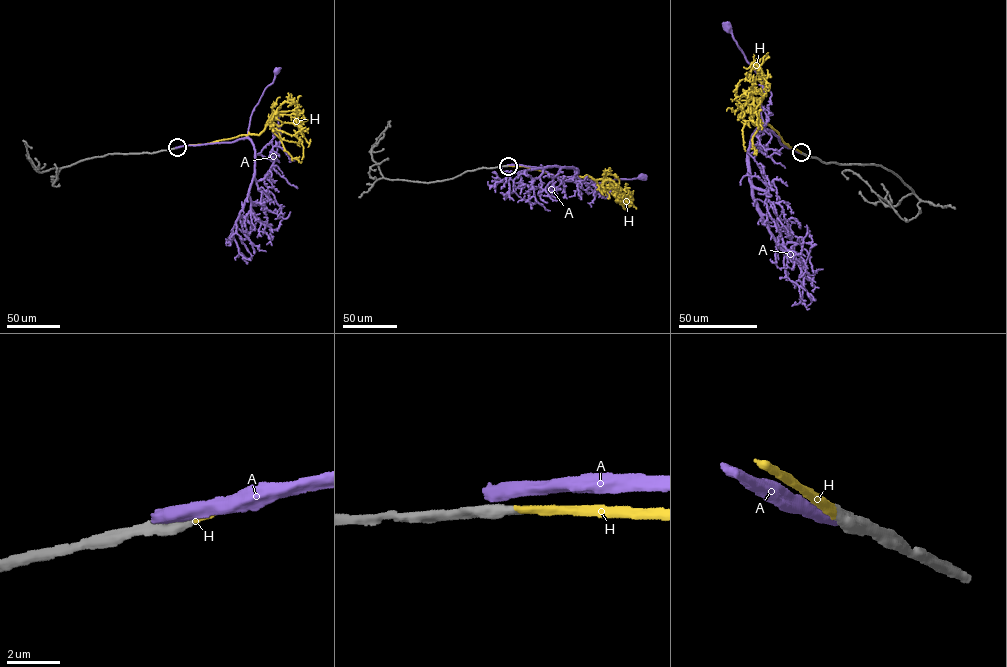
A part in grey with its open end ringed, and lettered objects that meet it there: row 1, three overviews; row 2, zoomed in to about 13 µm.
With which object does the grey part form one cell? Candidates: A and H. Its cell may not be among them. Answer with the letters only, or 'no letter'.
H

